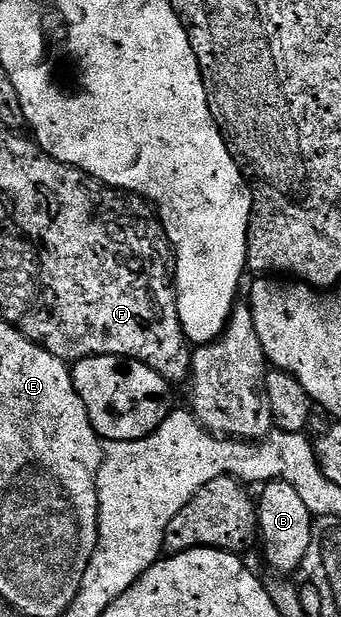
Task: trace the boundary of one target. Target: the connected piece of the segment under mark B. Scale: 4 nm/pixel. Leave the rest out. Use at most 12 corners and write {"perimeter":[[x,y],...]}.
{"perimeter":[[288,483],[257,495],[266,566],[298,572],[311,511]]}

